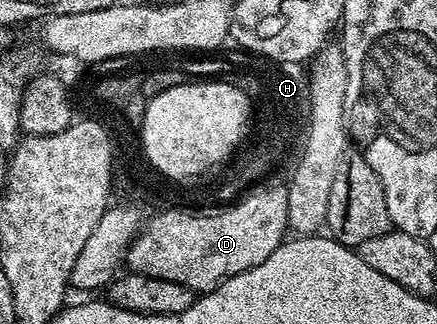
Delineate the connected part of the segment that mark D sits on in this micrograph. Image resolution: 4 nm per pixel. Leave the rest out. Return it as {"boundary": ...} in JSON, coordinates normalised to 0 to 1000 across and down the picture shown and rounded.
{"boundary":[[[611,559],[584,571],[586,593],[565,611],[551,642],[522,660],[492,664],[490,673],[444,673],[428,660],[380,660],[311,741],[304,781],[284,802],[286,818],[304,843],[327,846],[341,858],[394,864],[403,877],[421,877],[446,901],[478,901],[506,883],[517,858],[540,852],[549,840],[568,840],[568,827],[586,827],[586,815],[604,815],[622,778],[650,744],[659,722],[659,593],[648,565]]]}

